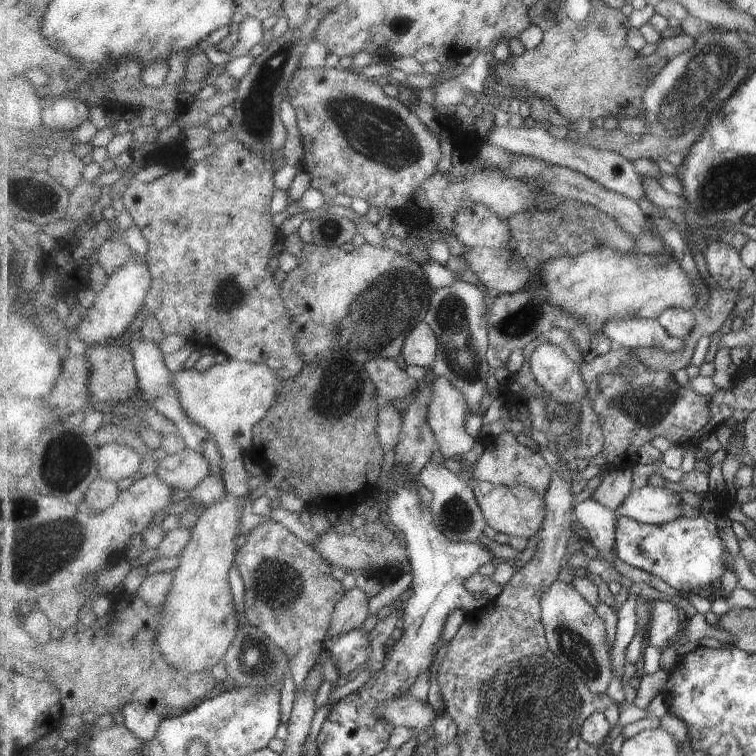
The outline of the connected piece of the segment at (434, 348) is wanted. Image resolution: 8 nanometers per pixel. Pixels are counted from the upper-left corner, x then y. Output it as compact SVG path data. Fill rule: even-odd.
M421 322L409 335L403 348L405 362L433 370L440 352L437 332L428 322Z

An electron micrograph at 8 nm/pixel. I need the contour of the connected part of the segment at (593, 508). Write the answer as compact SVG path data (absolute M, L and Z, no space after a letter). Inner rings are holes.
M592 498L585 499L575 508L578 520L601 553L598 559L614 564L616 556L617 528L621 524L621 515Z

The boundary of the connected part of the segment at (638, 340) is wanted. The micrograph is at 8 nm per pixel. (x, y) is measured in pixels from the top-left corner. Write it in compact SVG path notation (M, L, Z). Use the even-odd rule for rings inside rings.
M650 317L612 321L607 324L605 334L614 340L618 346L629 349L652 347L675 353L687 348L685 340L672 336L658 319L651 319Z

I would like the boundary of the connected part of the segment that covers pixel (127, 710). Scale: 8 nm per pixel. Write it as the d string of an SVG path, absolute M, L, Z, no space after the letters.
M130 701L123 706L122 714L126 726L144 741L152 740L159 731L164 718L155 710L138 701Z

